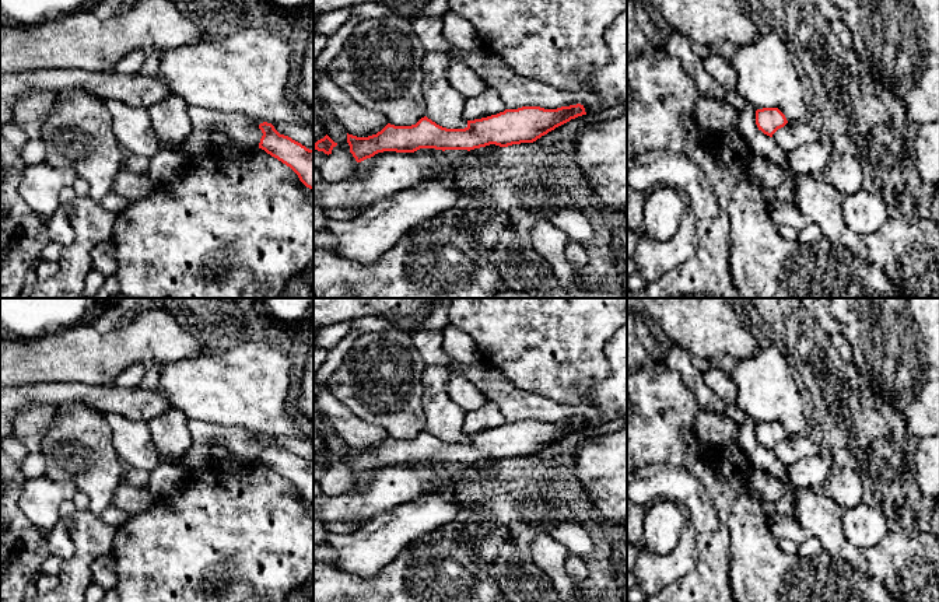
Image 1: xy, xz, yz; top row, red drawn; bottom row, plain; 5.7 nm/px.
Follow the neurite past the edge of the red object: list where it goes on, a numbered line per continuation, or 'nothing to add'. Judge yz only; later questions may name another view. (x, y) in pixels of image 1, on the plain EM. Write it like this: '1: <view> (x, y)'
nothing to add

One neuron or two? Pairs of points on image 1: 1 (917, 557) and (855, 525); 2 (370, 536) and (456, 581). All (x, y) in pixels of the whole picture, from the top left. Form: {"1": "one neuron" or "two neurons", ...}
{"1": "two neurons", "2": "two neurons"}

